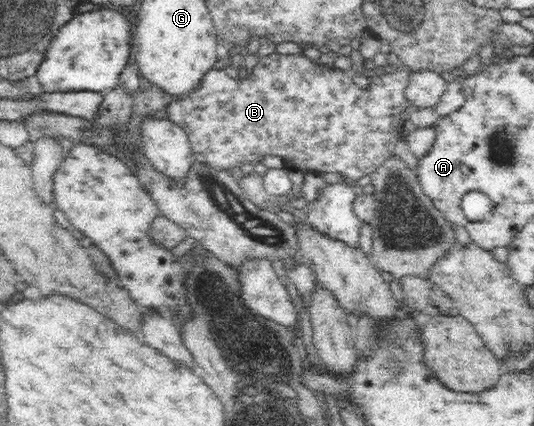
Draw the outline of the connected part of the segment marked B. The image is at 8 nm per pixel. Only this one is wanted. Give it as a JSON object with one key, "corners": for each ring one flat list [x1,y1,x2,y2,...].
{"corners":[[274,52,272,55,266,57,260,57,258,64,253,68,251,73,246,78,230,78,226,72,208,71,204,74,204,77,200,79,200,86,193,90,189,95,181,97,180,101,172,102,163,111,163,115,172,120,176,125,179,125,187,133,189,142,191,145,191,151,194,154,195,162,200,164,206,163,208,166,218,168,220,170,228,170,234,173,240,165,247,162,260,162,262,155,275,155,276,157,282,157,283,161,290,161,292,165,291,169,300,171,309,171,313,173,323,172,325,174,338,173,343,175,353,183,365,176,369,176,373,172,378,170,379,165,384,163,389,156,392,156,392,149,395,148,395,137,390,136,378,136,376,129,376,118,378,113,384,115,391,114,392,112,404,111,406,108,406,89,408,89,408,77,411,77,413,71,410,69,398,69,396,75,384,74,384,77,374,77,370,79,370,85,363,89,358,87,358,84,354,84,351,79,352,74,347,69,337,70,334,67,324,66,316,63,312,63,308,57,302,55,280,55,280,53]]}

